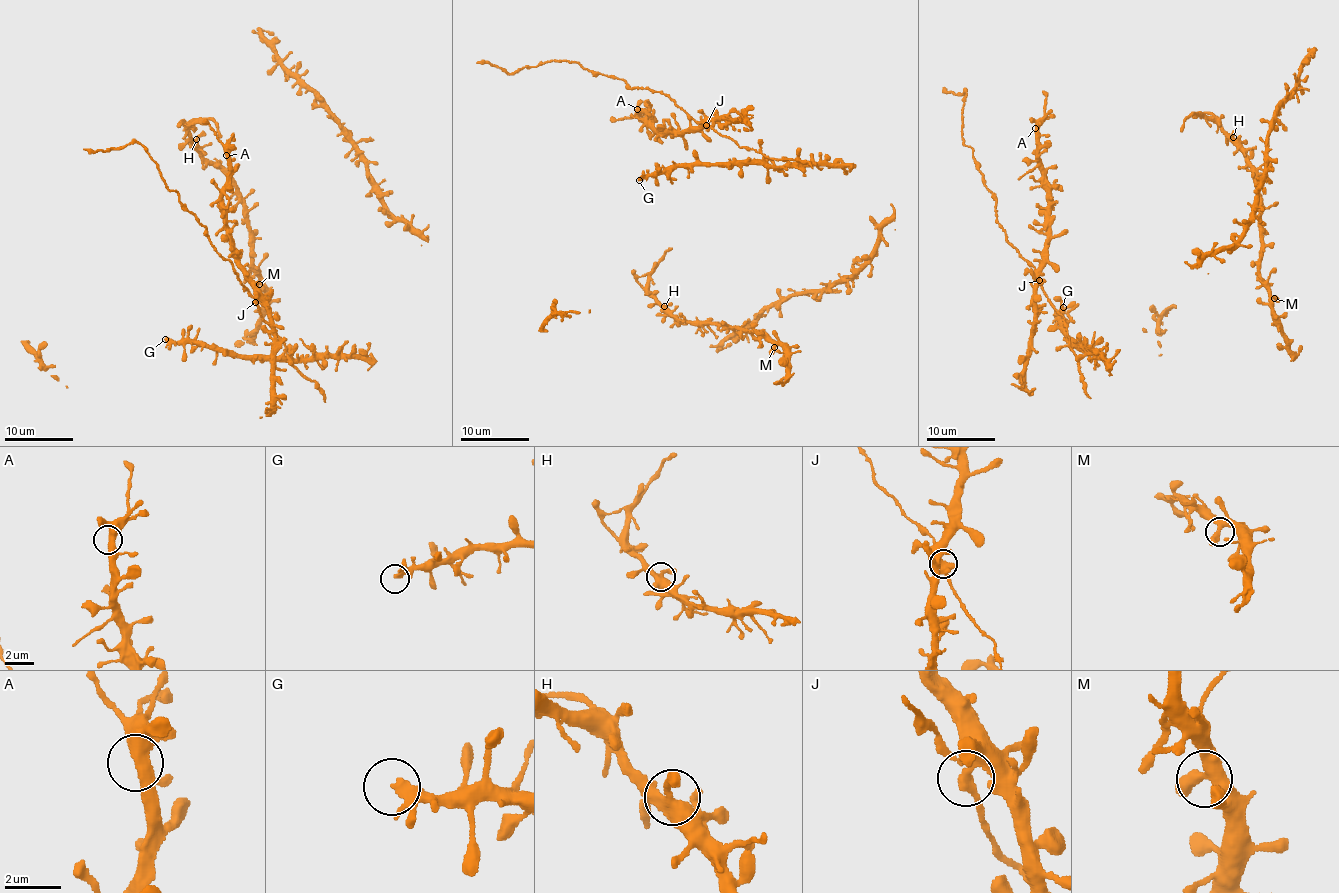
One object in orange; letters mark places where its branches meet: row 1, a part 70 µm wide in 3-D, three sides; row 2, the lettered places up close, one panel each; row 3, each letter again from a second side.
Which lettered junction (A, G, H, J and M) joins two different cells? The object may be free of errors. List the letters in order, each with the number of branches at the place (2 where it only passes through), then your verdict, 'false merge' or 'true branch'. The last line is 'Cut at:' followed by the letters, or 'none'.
A: 3 branches meet; true branch
G: 3 branches meet; true branch
H: 3 branches meet; true branch
J: 3 branches meet; true branch
M: 3 branches meet; true branch
Cut at: none

